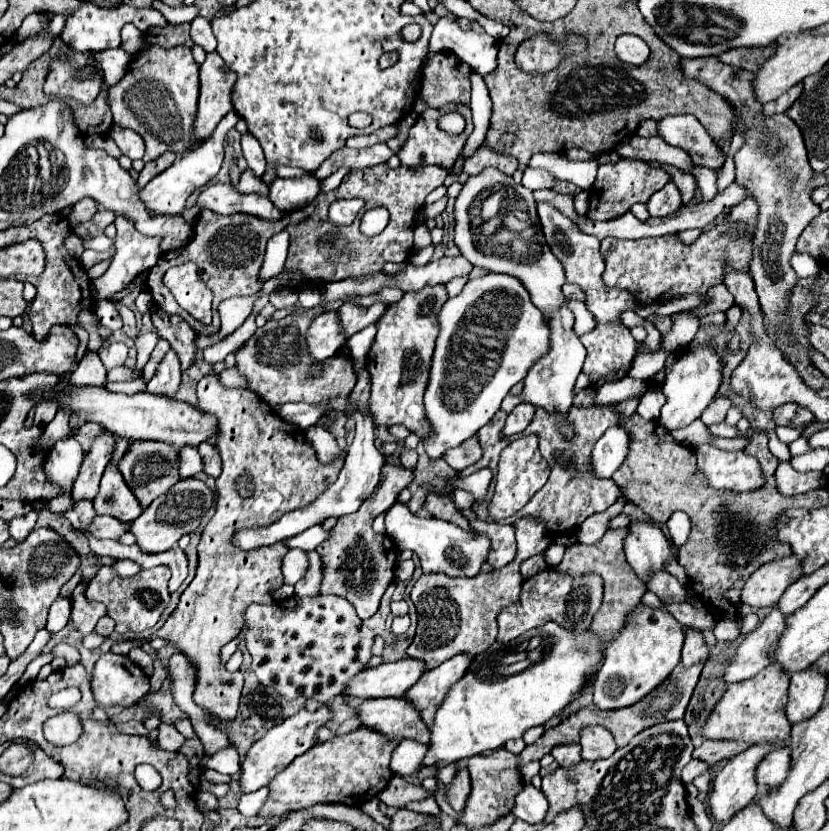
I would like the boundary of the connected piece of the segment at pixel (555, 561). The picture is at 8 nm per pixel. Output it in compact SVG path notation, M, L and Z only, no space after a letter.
M552 544L546 551L545 558L547 564L550 566L558 565L563 559L565 549L565 546Z

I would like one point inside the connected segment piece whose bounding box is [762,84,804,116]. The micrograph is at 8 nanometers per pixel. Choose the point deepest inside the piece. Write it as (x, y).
(780, 105)

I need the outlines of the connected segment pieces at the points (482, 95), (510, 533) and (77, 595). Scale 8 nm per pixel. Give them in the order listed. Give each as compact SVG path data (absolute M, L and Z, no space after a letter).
M470 68L470 82L472 82L470 110L472 110L472 118L474 118L474 132L468 136L468 142L462 150L465 160L471 157L482 144L486 128L488 128L488 120L490 120L490 96L488 96L484 78L476 70Z
M470 520L472 528L478 534L486 534L490 544L496 552L488 554L488 564L492 568L502 568L510 564L516 556L516 540L514 540L514 526L512 524L498 524L498 522L484 522L484 520Z
M80 580L80 584L76 586L76 590L72 592L72 616L70 620L74 622L76 630L86 636L94 630L96 622L106 614L106 606L104 604L98 604L98 602L88 602L84 592L88 588L88 582Z

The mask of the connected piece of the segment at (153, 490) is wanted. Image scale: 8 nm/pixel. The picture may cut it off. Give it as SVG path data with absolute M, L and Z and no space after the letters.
M138 442L134 444L134 448L130 448L130 452L126 454L126 460L122 460L122 464L118 464L118 470L122 472L128 488L134 492L134 496L138 498L142 510L148 508L152 504L154 498L162 496L164 492L168 492L174 482L180 480L178 476L178 448L164 444L164 442Z

